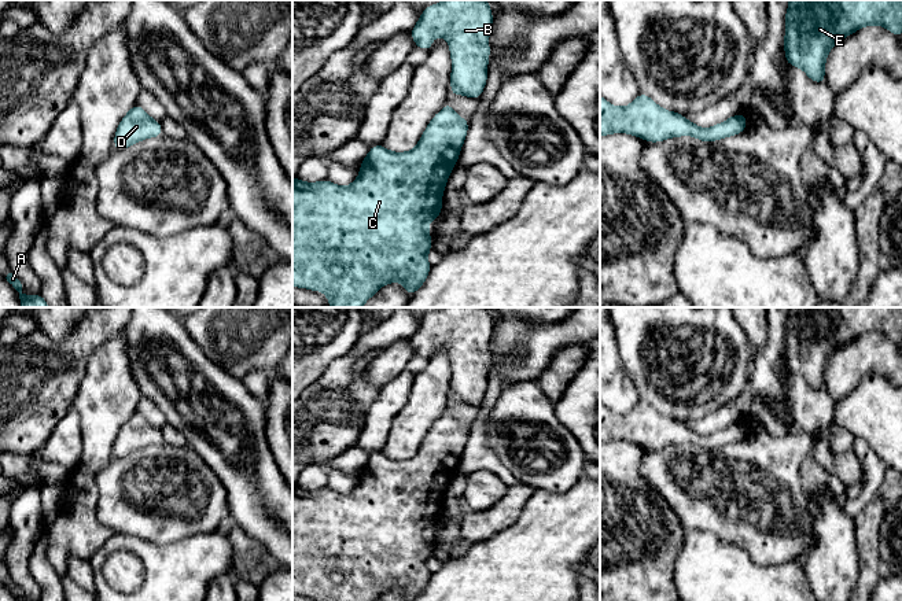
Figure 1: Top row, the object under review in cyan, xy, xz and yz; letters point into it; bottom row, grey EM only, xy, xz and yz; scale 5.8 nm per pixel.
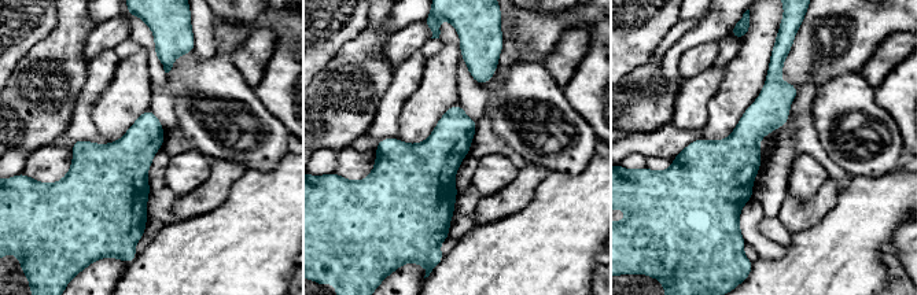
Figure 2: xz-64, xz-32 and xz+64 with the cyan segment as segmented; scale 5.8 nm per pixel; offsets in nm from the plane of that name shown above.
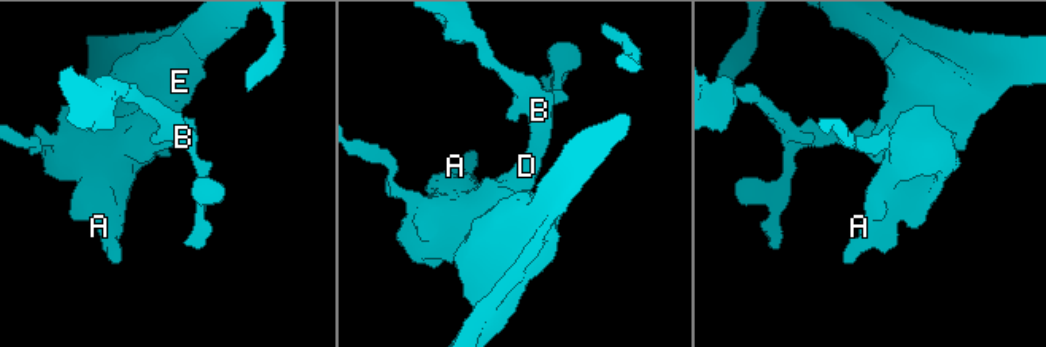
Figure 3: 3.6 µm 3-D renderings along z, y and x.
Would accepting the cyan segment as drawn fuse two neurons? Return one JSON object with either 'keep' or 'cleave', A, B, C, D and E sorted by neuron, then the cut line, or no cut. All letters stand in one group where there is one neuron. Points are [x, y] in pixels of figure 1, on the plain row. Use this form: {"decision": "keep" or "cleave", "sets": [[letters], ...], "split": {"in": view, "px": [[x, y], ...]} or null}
{"decision": "keep", "sets": [["A", "B", "C", "D", "E"]], "split": null}

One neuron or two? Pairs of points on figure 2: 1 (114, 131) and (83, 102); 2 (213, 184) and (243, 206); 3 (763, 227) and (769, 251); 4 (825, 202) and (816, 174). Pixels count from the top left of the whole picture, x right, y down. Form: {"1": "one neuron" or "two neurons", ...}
{"1": "two neurons", "2": "two neurons", "3": "two neurons", "4": "two neurons"}

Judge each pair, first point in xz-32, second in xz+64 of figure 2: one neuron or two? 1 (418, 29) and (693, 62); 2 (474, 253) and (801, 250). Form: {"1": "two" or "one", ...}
{"1": "one", "2": "one"}

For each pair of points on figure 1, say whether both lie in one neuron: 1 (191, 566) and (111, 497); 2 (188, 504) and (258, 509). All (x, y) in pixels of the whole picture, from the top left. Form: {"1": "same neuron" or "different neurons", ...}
{"1": "different neurons", "2": "different neurons"}

